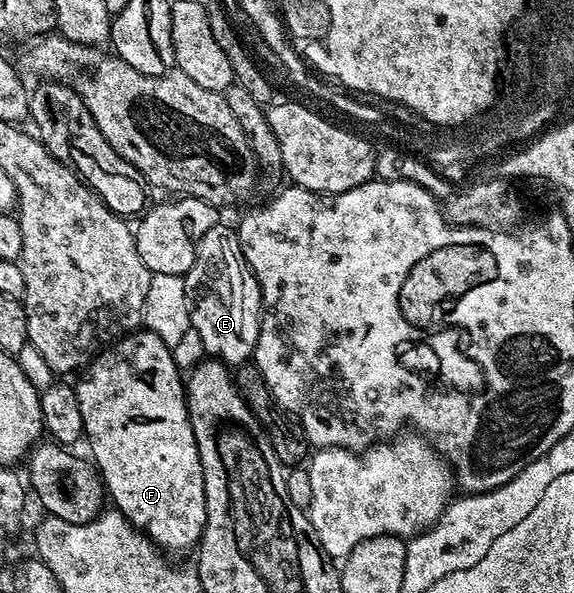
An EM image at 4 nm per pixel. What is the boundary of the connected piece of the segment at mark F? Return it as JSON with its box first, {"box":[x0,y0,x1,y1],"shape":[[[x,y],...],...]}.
{"box":[74,329,207,553],"shape":[[[136,329],[104,347],[86,367],[82,368],[81,374],[78,376],[78,378],[80,377],[79,383],[74,384],[77,393],[77,405],[81,405],[81,421],[83,422],[85,443],[91,446],[92,456],[90,455],[90,458],[99,469],[99,475],[103,478],[103,486],[110,502],[111,499],[115,502],[112,503],[114,510],[120,511],[137,530],[148,535],[155,542],[156,547],[167,553],[172,553],[171,551],[187,551],[190,547],[192,550],[198,544],[199,538],[202,537],[205,521],[207,520],[203,470],[197,453],[197,441],[193,437],[193,425],[187,419],[185,379],[182,374],[179,376],[179,367],[175,364],[175,359],[171,355],[173,355],[172,348],[168,347],[157,333],[148,329]]]}

